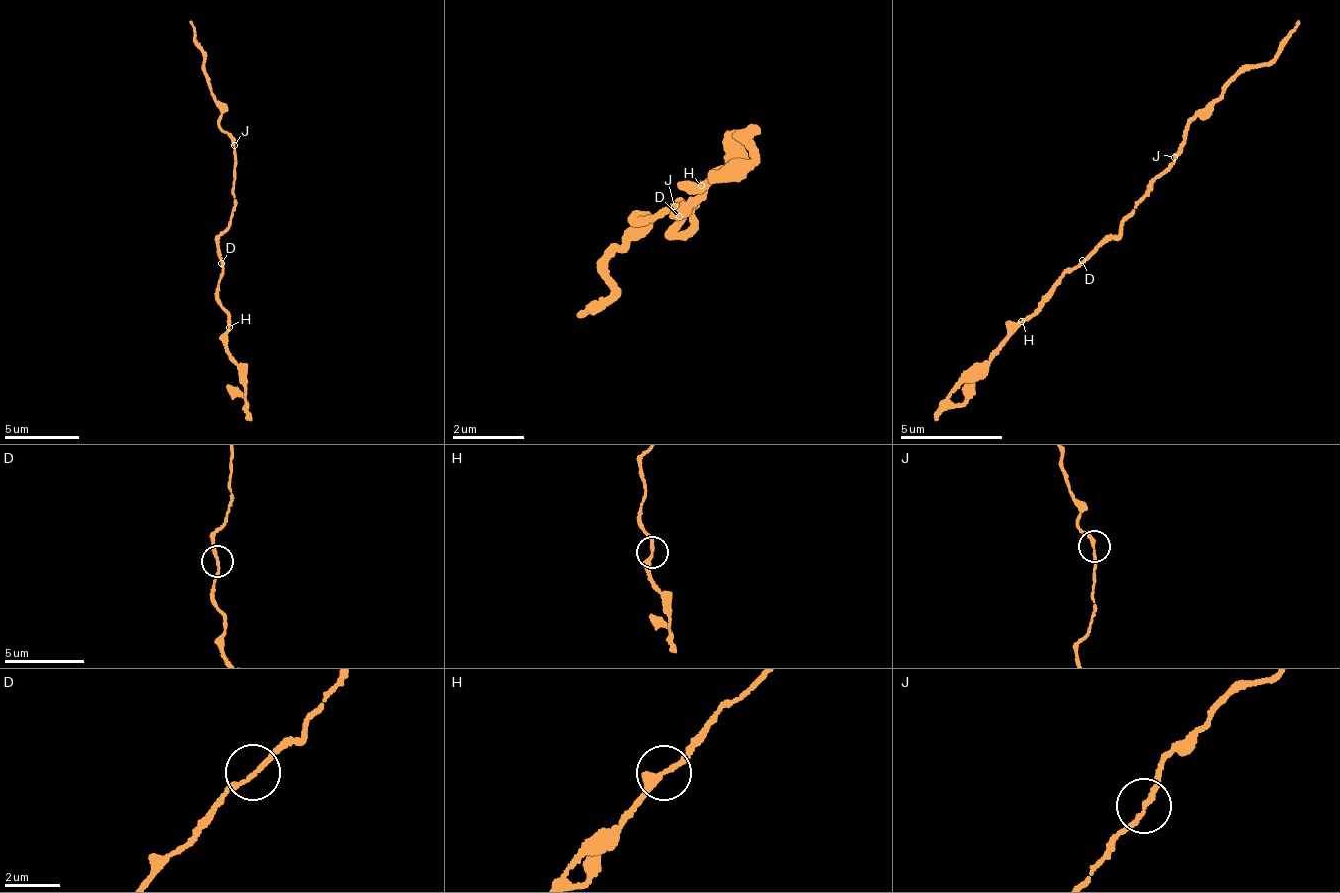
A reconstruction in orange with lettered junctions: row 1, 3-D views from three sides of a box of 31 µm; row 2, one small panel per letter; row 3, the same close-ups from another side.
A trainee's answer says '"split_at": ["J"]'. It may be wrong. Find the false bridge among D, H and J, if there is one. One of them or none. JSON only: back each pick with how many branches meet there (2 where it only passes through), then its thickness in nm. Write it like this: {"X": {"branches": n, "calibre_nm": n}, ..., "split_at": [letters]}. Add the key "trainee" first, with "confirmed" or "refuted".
{"trainee": "refuted", "split_at": []}

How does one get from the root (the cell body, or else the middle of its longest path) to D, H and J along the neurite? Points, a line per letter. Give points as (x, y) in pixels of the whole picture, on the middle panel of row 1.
D: (693, 220), (683, 232), (674, 228), (684, 218), (679, 216)
H: (693, 220), (687, 236), (677, 233), (688, 222), (677, 214), (684, 215), (682, 202), (700, 185)
J: (693, 220), (685, 202), (681, 205), (686, 207), (672, 197), (682, 201), (675, 208), (671, 203)

